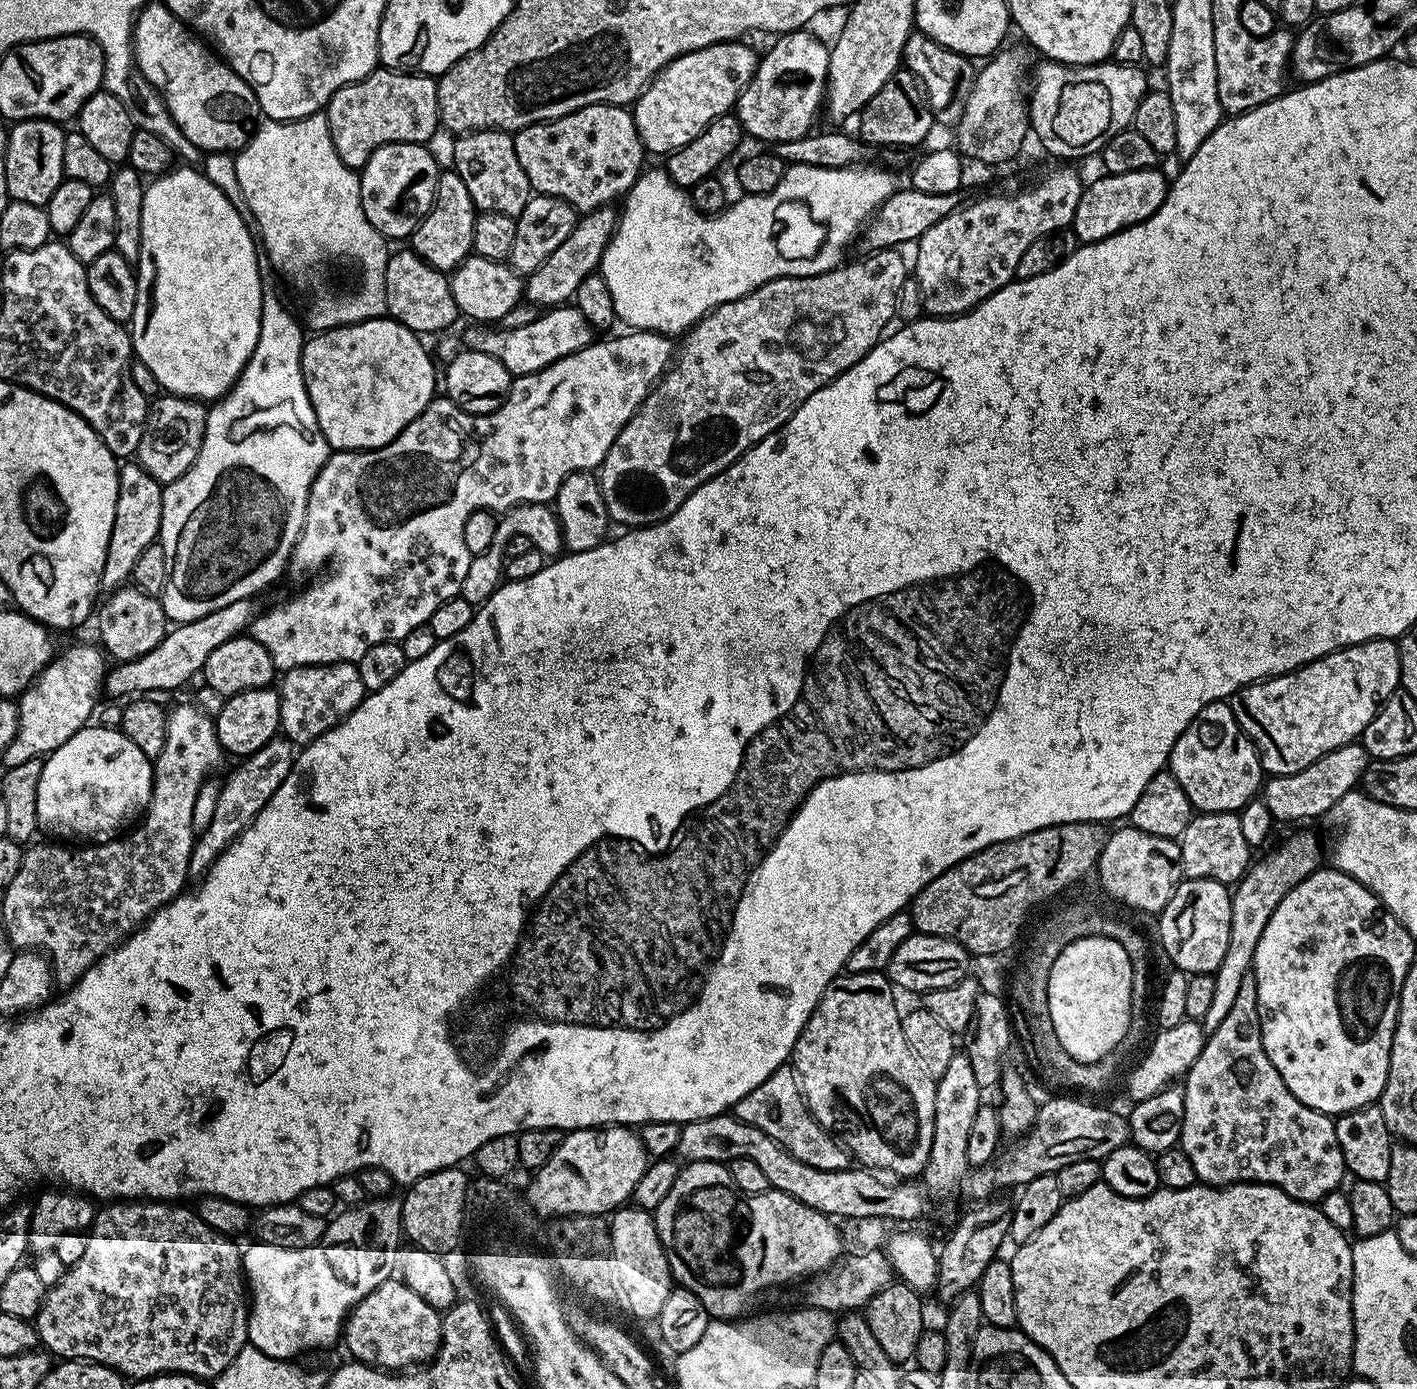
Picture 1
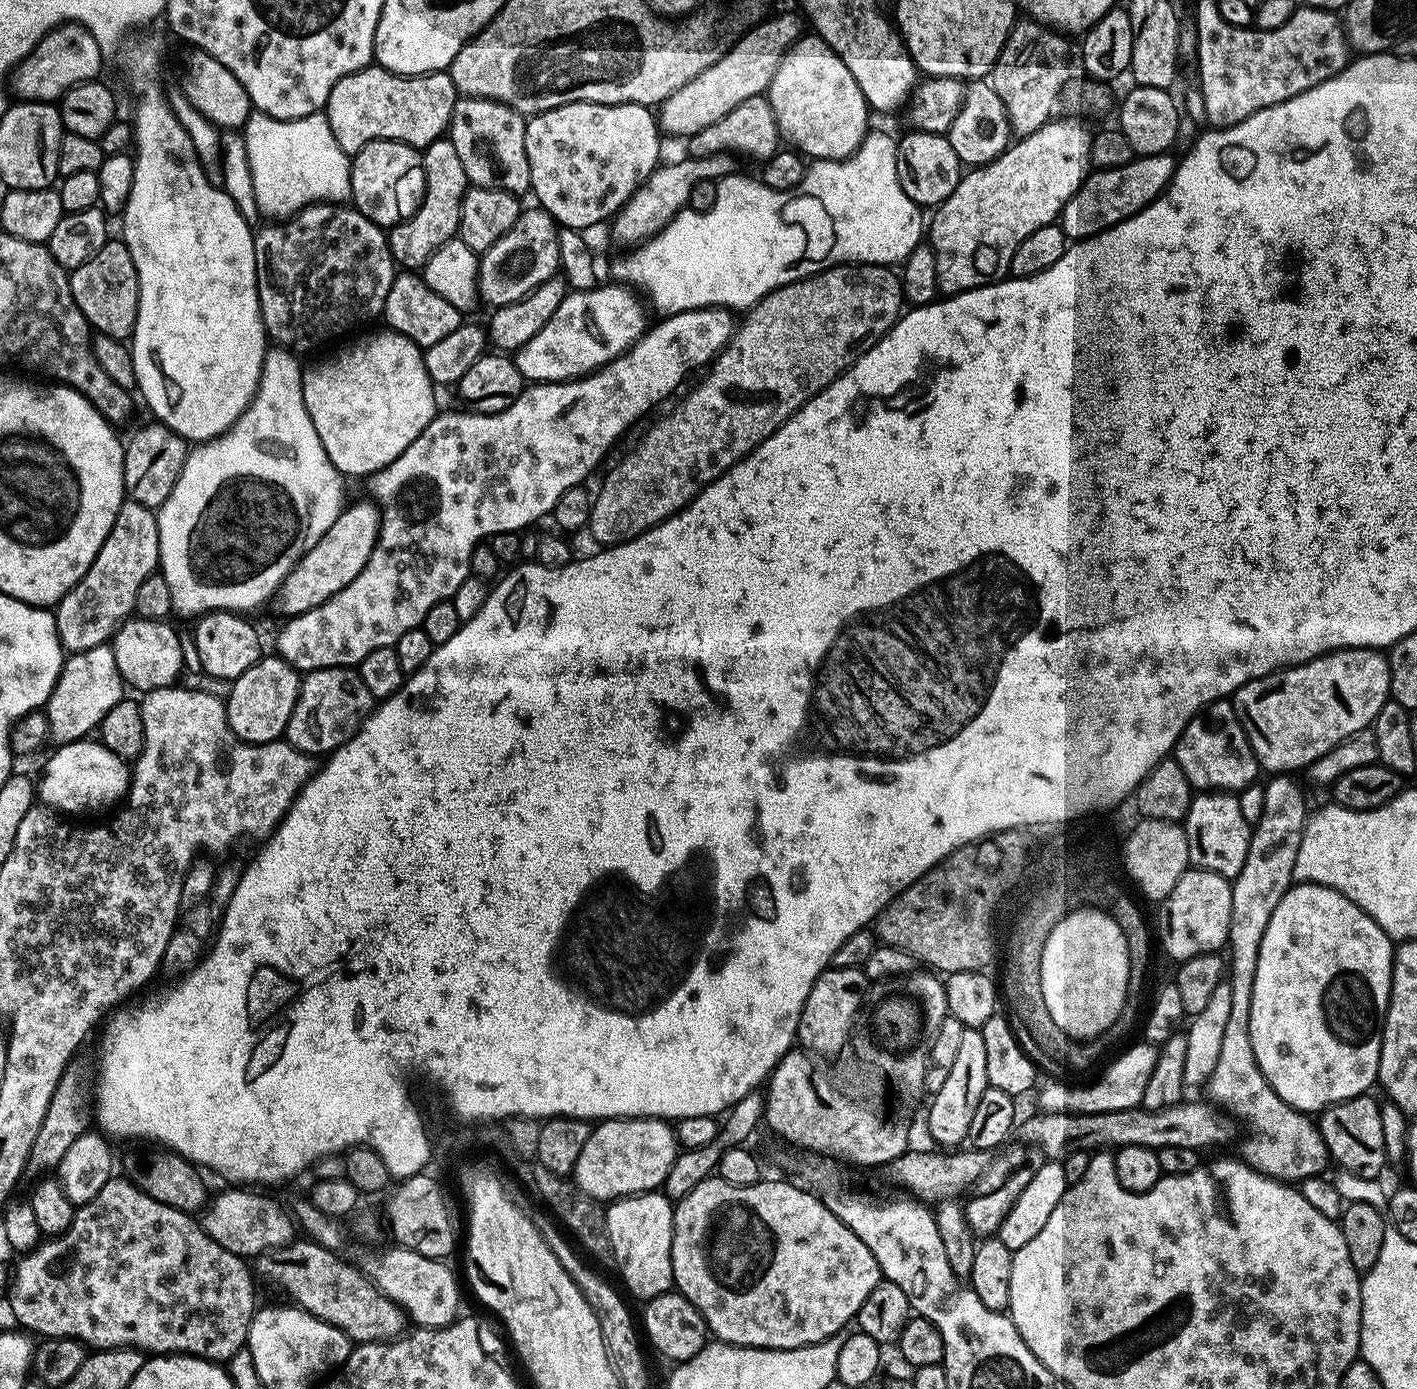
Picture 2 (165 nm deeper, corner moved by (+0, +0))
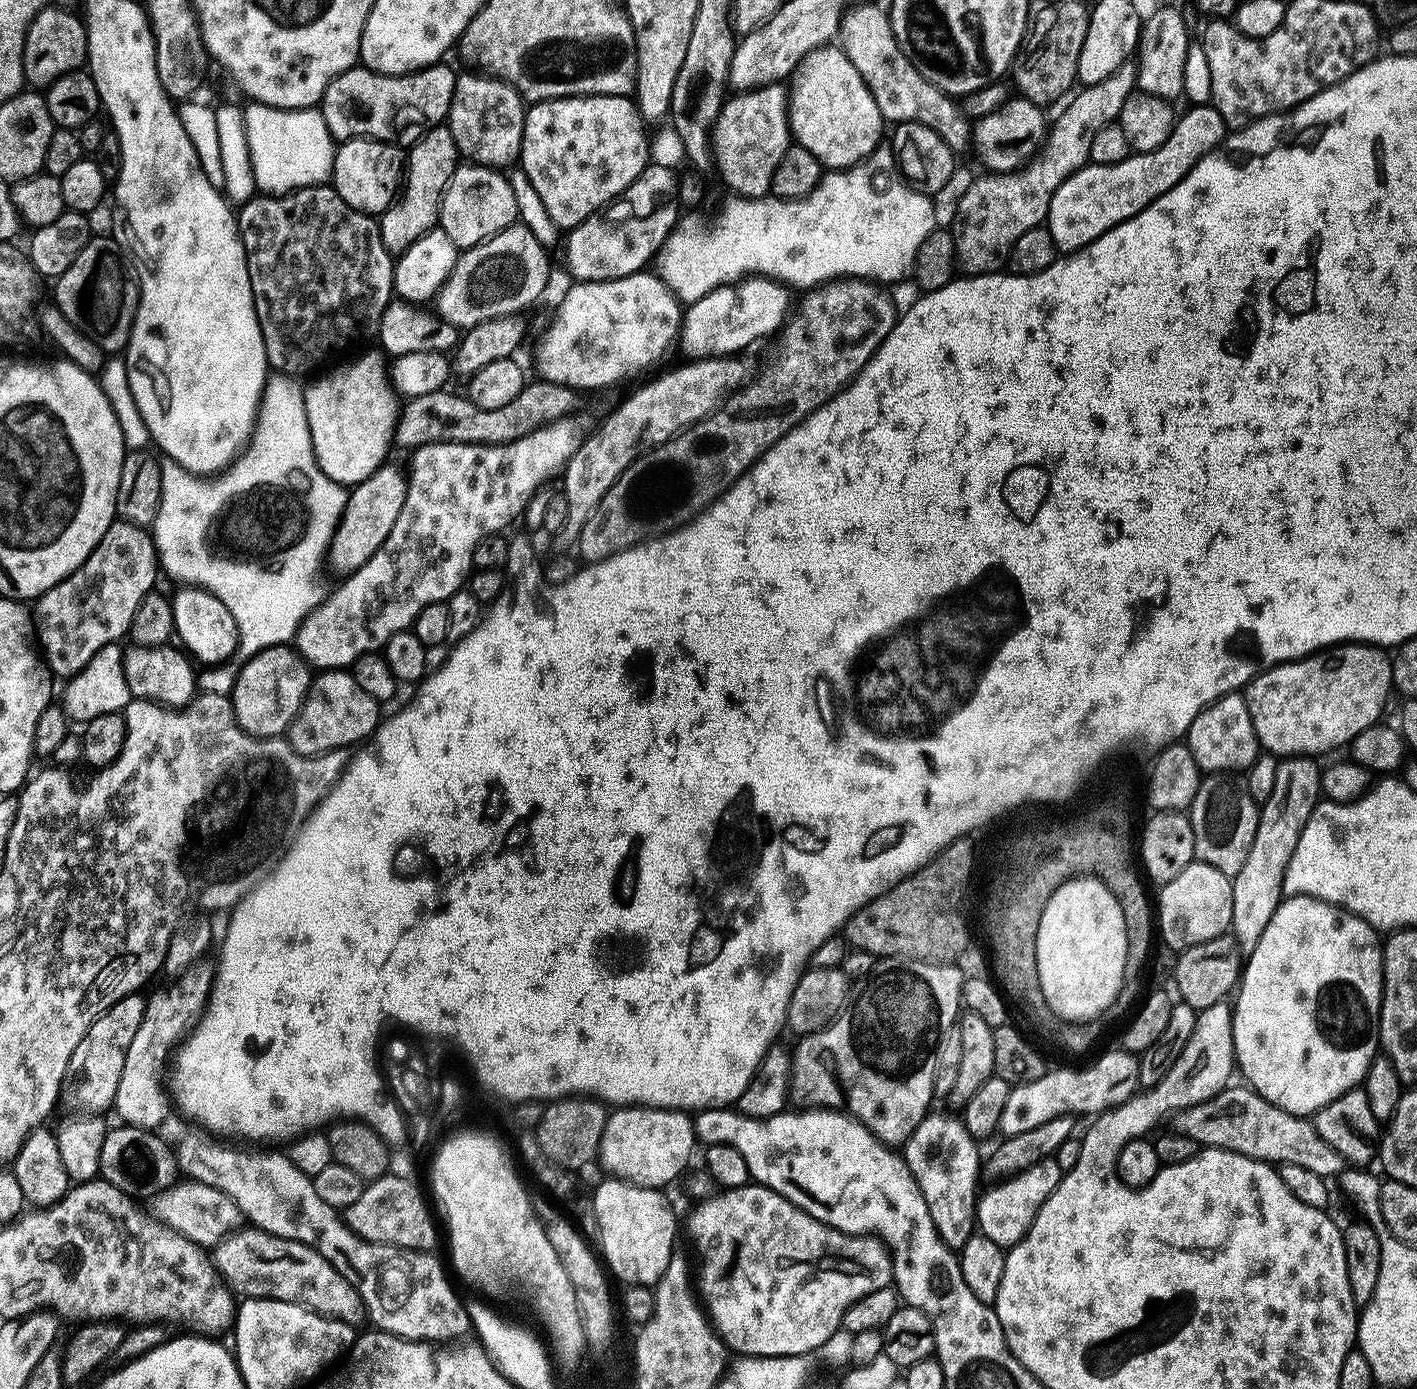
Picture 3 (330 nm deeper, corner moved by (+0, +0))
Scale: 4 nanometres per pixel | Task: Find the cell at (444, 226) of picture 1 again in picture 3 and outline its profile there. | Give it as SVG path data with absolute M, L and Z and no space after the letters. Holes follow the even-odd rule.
M432 126L406 152L406 167L402 173L402 187L392 205L379 213L380 237L390 254L405 252L411 244L431 228L440 218L440 199L458 167L458 153L454 134L447 126Z

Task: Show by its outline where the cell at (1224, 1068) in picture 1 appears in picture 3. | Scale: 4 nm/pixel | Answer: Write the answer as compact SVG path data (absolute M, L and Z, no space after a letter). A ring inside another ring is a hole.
M1289 756L1281 759L1274 774L1273 789L1270 796L1259 805L1260 821L1258 830L1254 830L1254 842L1250 842L1250 854L1246 854L1246 862L1242 862L1242 870L1238 870L1236 876L1231 877L1232 882L1232 926L1230 935L1236 939L1241 953L1247 954L1258 946L1258 938L1270 918L1274 918L1274 910L1279 906L1282 899L1282 881L1284 868L1288 864L1294 852L1294 846L1298 844L1300 831L1306 826L1310 814L1316 809L1321 799L1320 773L1321 765L1316 765L1315 759L1307 756Z

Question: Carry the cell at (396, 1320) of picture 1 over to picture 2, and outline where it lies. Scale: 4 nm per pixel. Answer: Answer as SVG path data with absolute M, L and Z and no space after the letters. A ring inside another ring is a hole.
M300 1238L285 1248L271 1248L255 1257L254 1272L259 1279L261 1276L272 1284L281 1284L305 1312L340 1328L353 1342L391 1342L397 1339L405 1331L404 1311L393 1300L383 1296L359 1267L351 1268L340 1258L321 1244Z

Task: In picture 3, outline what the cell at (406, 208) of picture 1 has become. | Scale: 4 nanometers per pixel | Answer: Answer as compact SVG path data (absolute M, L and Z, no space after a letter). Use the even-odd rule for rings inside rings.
M367 138L345 140L335 149L332 157L330 184L354 210L379 214L385 212L396 199L405 167L405 153L395 143Z

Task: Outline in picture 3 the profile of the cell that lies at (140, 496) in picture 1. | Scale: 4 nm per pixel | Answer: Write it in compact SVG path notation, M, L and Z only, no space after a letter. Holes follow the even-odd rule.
M117 519L106 530L106 534L102 534L98 546L94 546L94 550L78 570L55 584L49 592L40 595L34 604L34 636L53 677L77 676L86 662L90 662L90 658L94 658L94 654L102 650L102 646L117 643L121 639L119 636L131 629L134 610L138 610L144 595L157 587L156 568L158 569L158 553L149 529Z

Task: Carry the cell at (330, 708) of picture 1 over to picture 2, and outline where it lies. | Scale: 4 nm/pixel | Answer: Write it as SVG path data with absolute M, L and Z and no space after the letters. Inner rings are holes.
M355 667L315 668L301 679L300 693L290 714L286 739L299 752L330 754L358 731L373 708L370 690L366 690L366 682L362 682Z

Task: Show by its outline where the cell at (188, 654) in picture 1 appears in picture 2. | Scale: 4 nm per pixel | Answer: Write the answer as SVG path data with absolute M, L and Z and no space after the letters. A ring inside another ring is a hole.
M370 500L347 505L330 530L315 541L312 549L292 567L290 574L281 582L274 597L274 605L284 618L301 616L314 606L326 602L334 594L341 592L362 572L373 554L379 536L379 507Z

